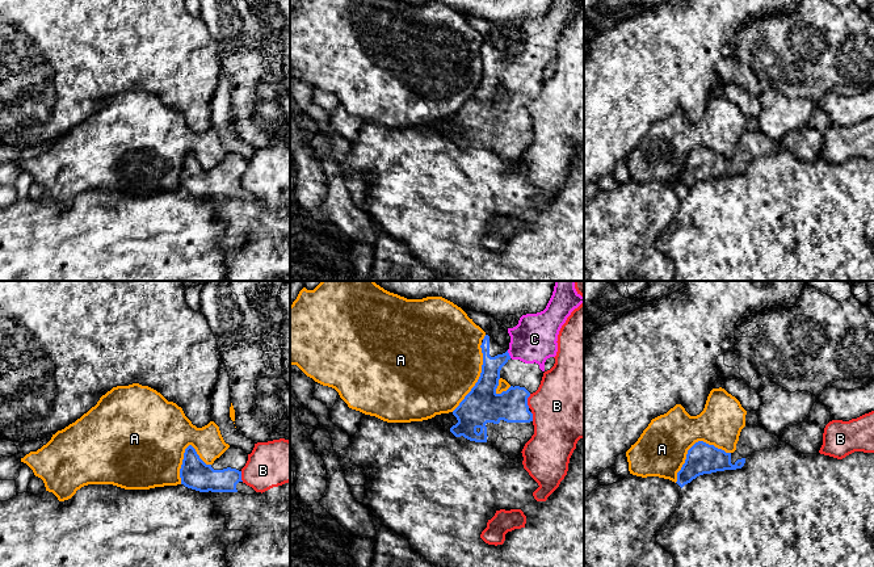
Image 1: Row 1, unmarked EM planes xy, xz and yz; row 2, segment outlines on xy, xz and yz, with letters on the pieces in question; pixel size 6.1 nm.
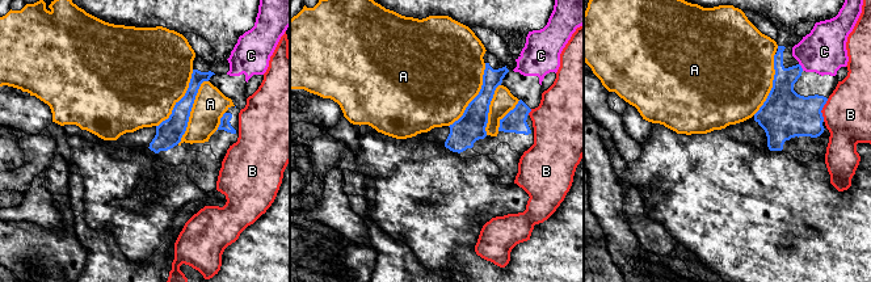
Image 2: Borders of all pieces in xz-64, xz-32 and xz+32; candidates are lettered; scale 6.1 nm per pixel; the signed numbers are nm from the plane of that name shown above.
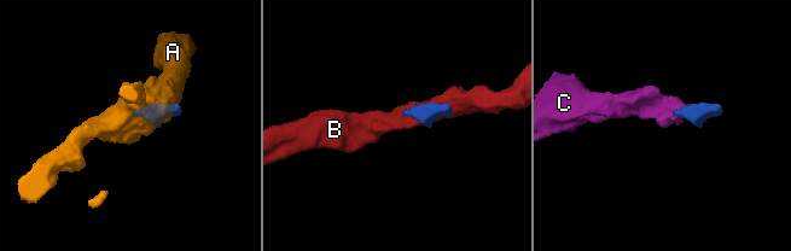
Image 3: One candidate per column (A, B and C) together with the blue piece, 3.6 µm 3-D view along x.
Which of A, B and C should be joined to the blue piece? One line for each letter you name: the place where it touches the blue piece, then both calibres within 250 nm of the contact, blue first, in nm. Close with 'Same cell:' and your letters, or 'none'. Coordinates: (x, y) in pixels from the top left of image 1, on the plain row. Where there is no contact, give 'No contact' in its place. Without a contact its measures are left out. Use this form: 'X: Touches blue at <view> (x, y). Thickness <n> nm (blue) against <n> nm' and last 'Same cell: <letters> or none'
C: Touches blue at xz (508, 61). Thickness 130 nm (blue) against 280 nm
Same cell: C

